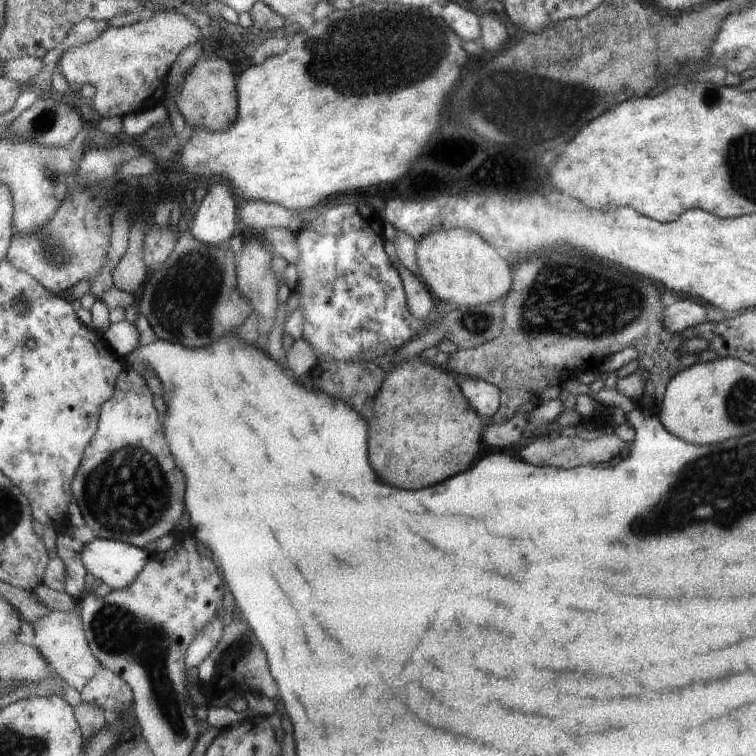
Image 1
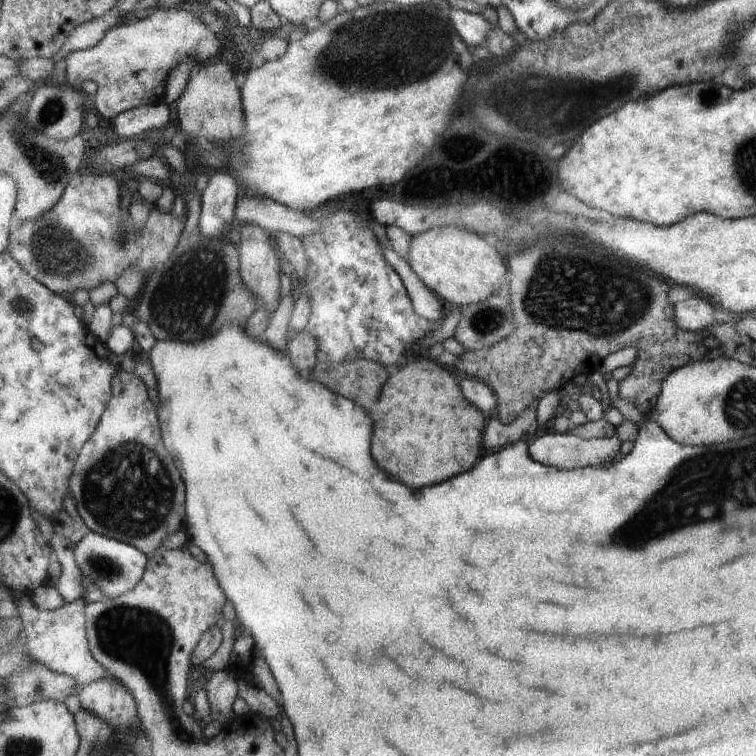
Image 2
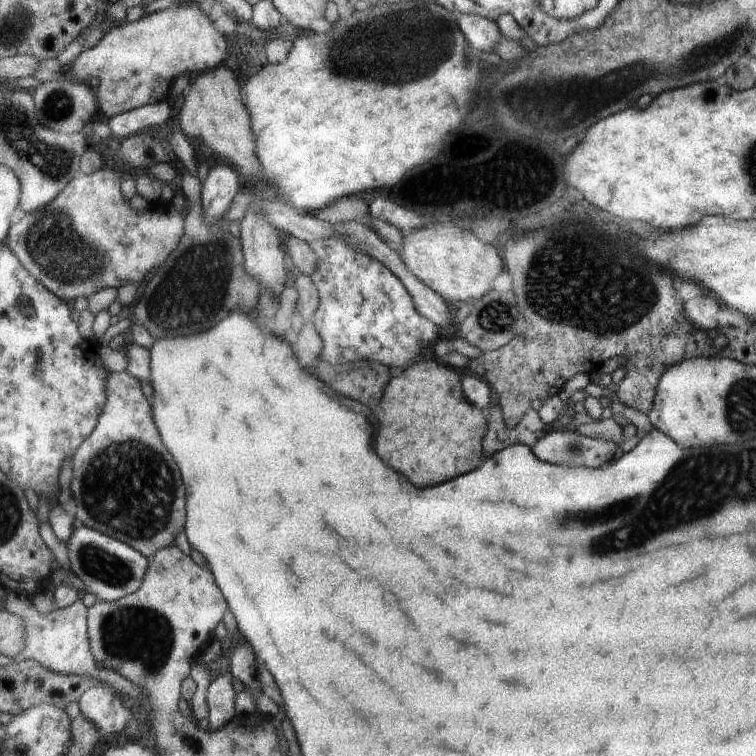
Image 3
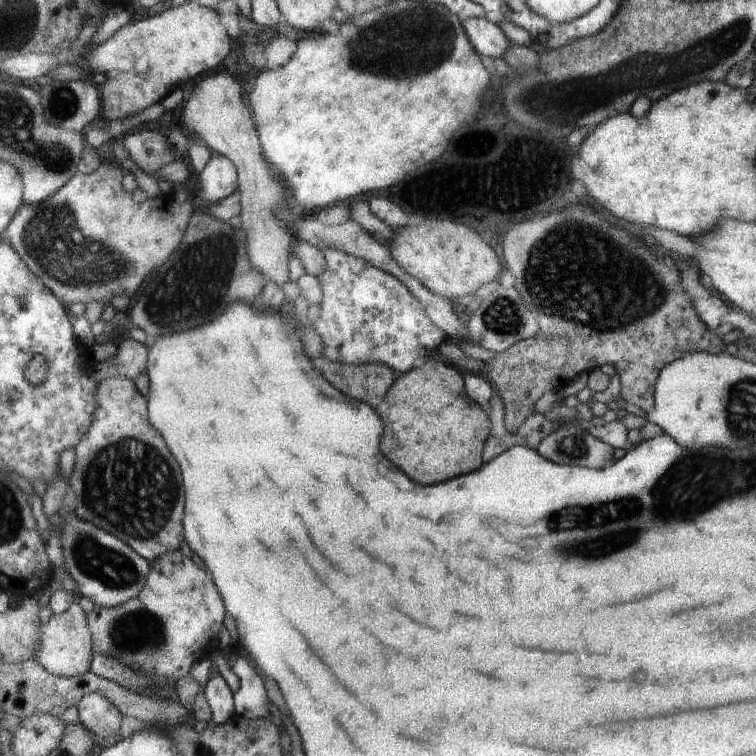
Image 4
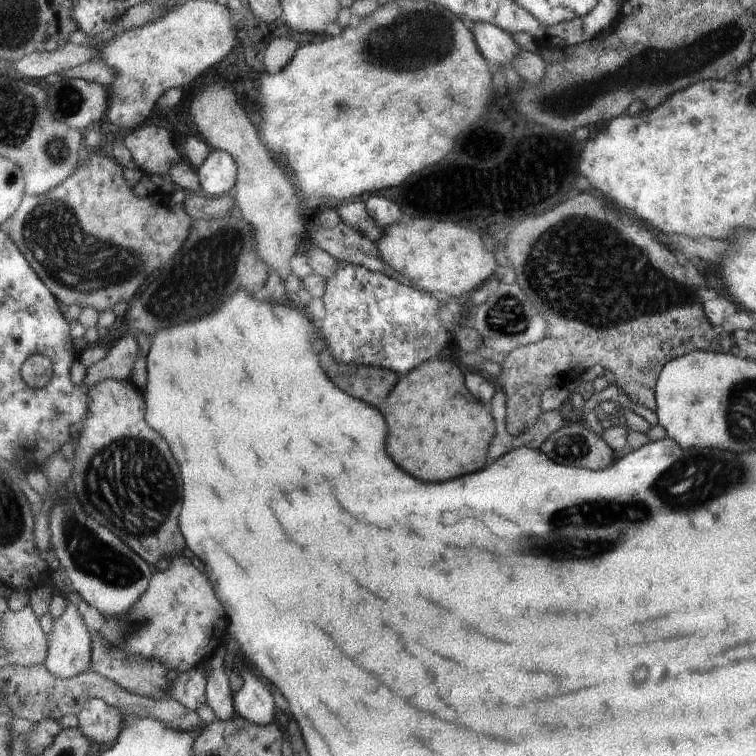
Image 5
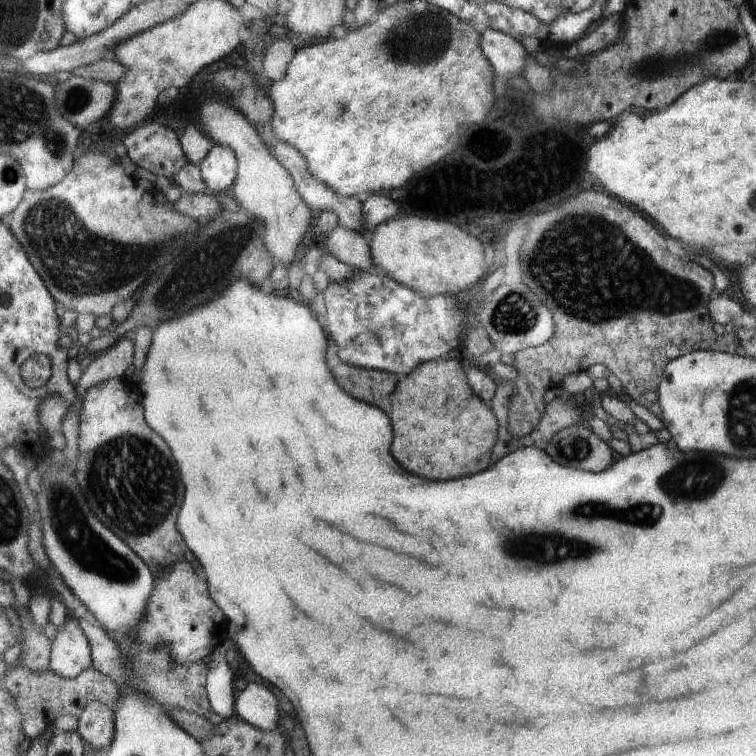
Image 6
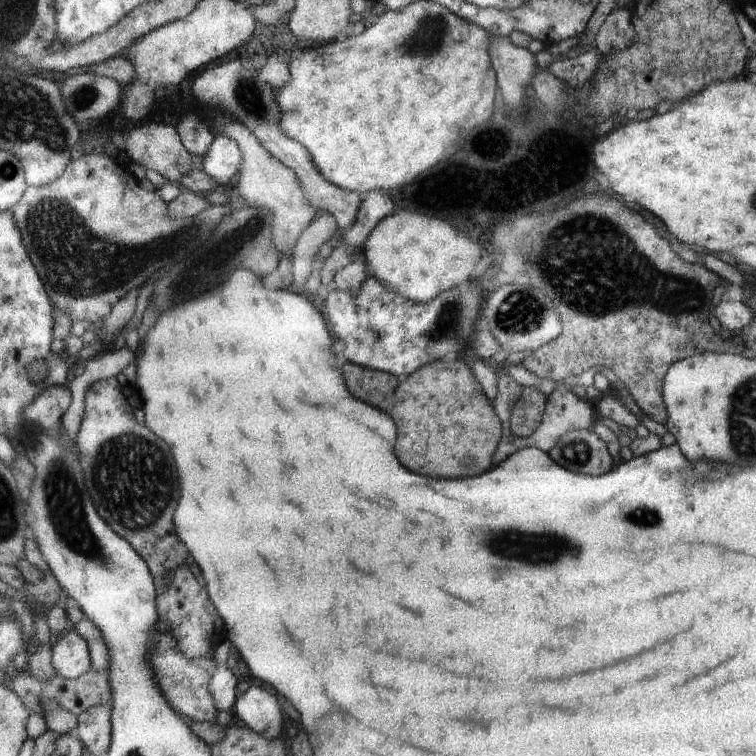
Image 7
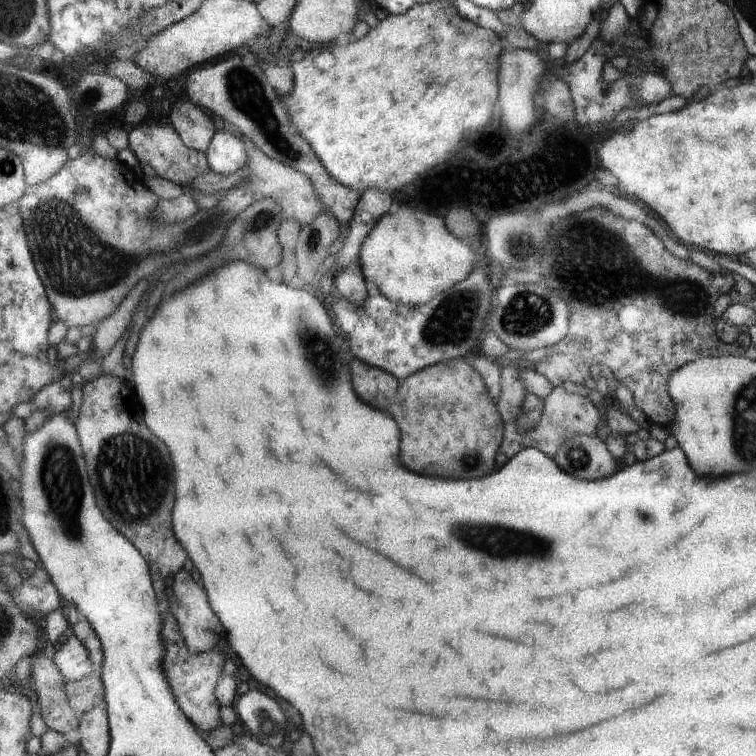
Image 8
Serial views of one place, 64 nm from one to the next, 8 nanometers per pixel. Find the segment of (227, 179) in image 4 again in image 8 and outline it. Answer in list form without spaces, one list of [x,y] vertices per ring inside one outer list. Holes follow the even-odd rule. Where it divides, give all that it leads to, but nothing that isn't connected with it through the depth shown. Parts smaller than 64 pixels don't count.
[[[229,126],[215,133],[211,146],[205,153],[212,172],[233,174],[248,164],[248,152],[244,140]]]

